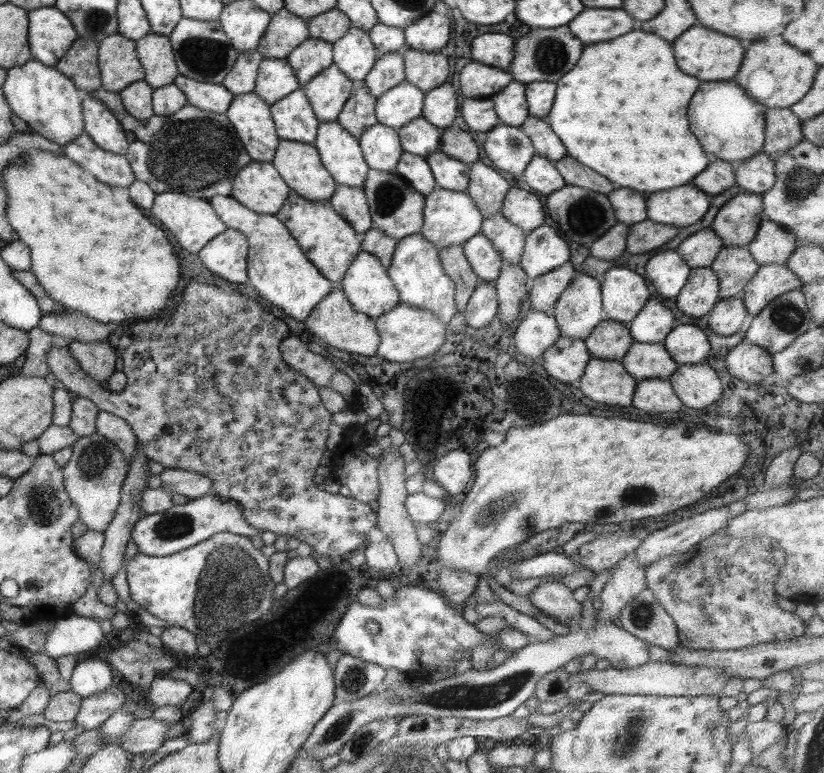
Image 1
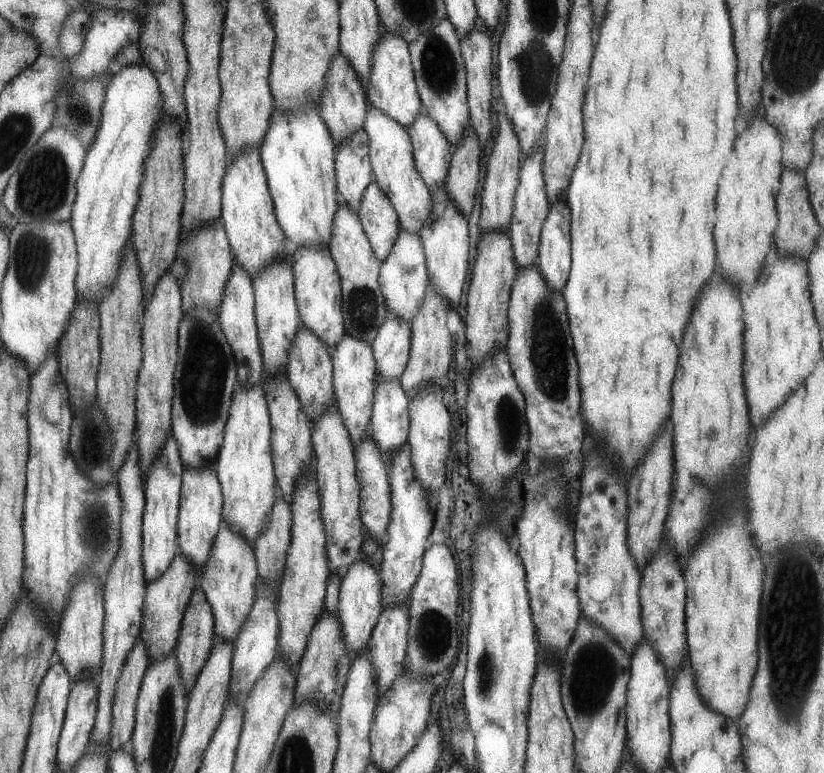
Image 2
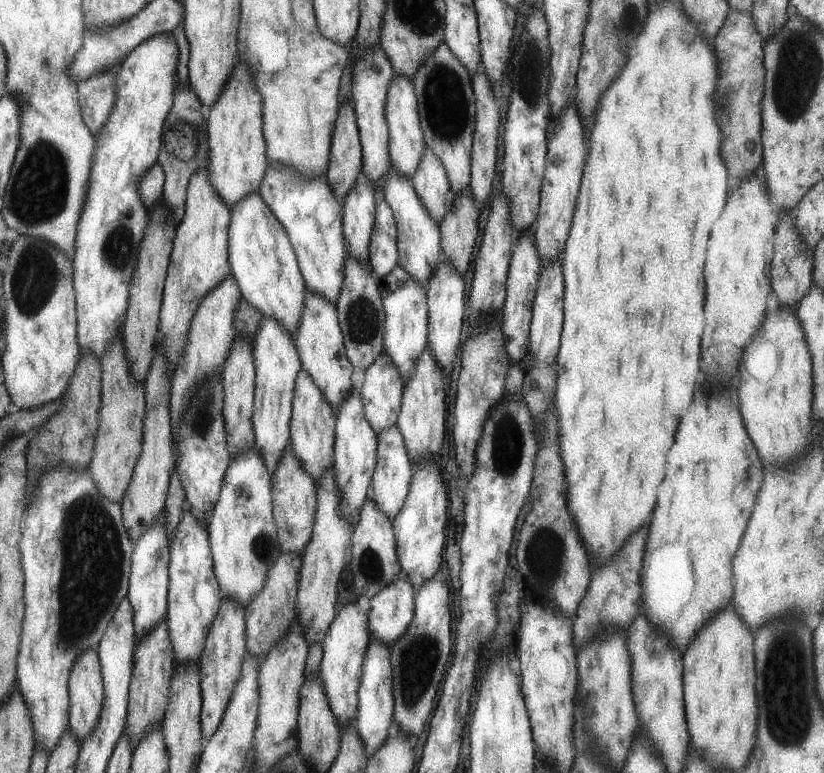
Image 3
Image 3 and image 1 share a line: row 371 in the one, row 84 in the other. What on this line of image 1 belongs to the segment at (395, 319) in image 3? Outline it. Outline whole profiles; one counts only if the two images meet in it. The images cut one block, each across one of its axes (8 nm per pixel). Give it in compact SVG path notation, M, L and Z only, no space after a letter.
M403 80L398 86L377 97L374 115L376 122L393 130L420 116L424 94L417 87Z

